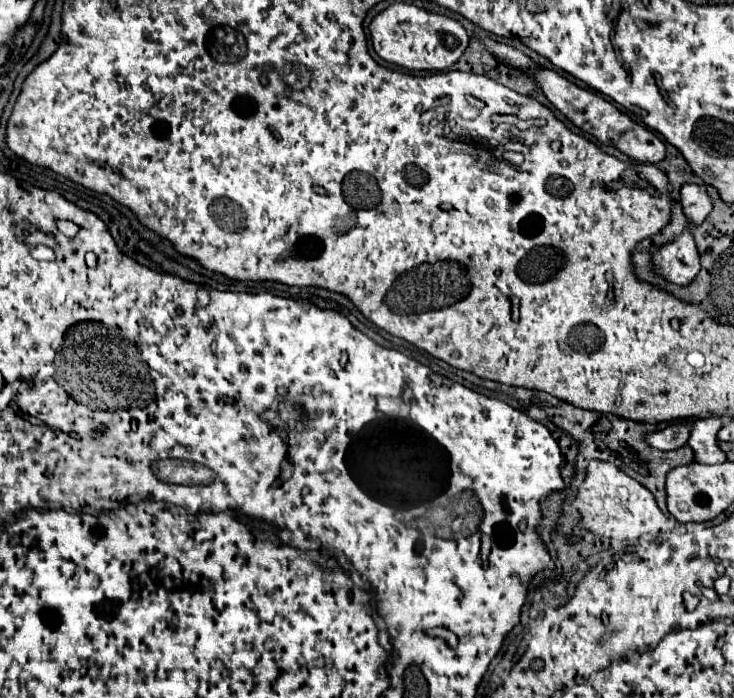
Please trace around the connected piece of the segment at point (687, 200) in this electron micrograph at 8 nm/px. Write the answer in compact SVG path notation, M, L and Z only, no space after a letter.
M696 183L682 185L680 199L682 199L682 207L684 207L686 217L694 225L700 225L708 217L708 213L712 211L712 199L710 199L710 195L706 193L704 187L700 187Z

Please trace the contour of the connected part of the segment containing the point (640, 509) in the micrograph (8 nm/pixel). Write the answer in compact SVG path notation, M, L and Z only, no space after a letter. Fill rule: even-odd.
M598 459L590 461L580 489L582 493L576 503L576 509L582 515L582 523L586 531L594 535L618 537L636 543L644 535L652 535L652 537L660 535L662 527L666 525L666 517L660 511L654 495L642 483L638 483L628 473L624 473L622 469L618 469L608 461L598 461ZM606 523L616 523L616 525L606 525Z

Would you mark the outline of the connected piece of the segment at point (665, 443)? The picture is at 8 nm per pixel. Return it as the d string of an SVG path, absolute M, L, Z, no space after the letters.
M668 425L662 431L652 431L644 435L644 443L658 451L674 451L682 447L690 437L690 431L684 425Z

